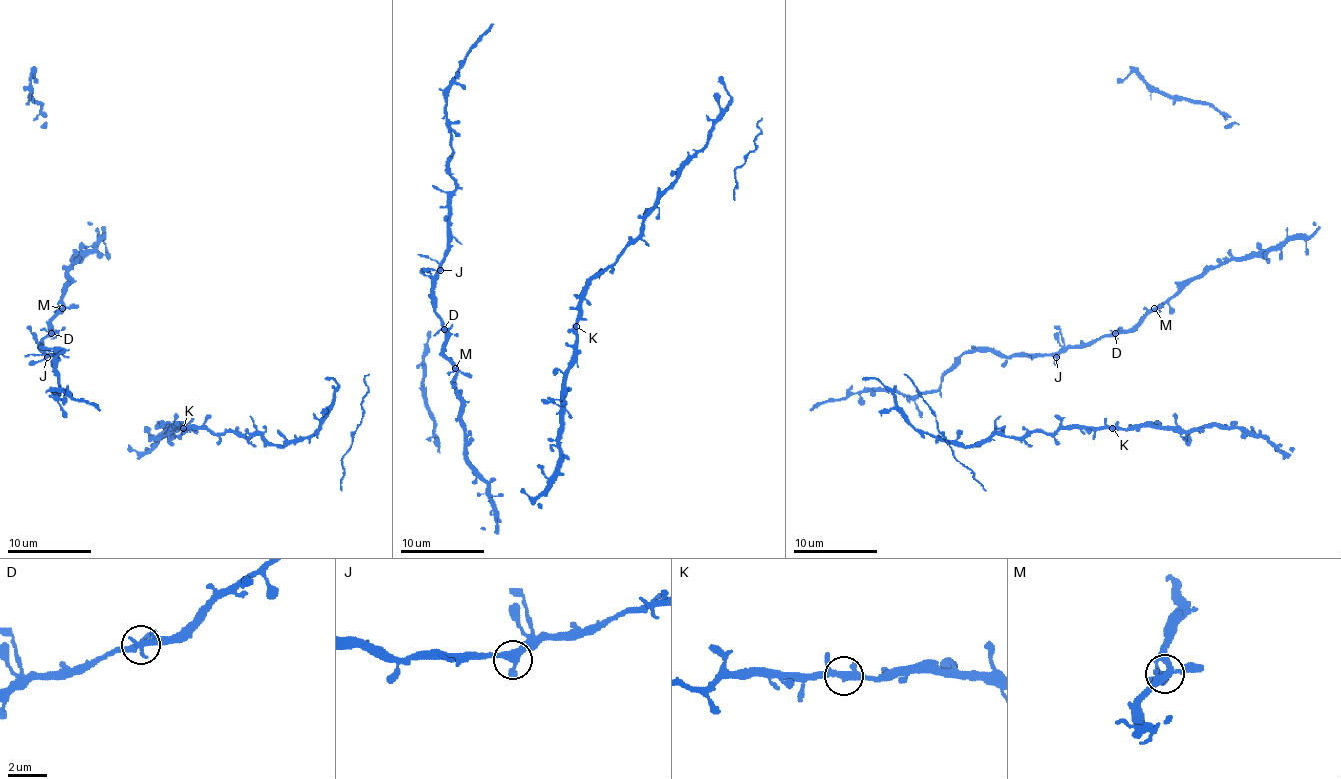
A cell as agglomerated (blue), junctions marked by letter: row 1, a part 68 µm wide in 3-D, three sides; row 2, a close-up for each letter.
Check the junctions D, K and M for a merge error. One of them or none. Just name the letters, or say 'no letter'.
no letter

